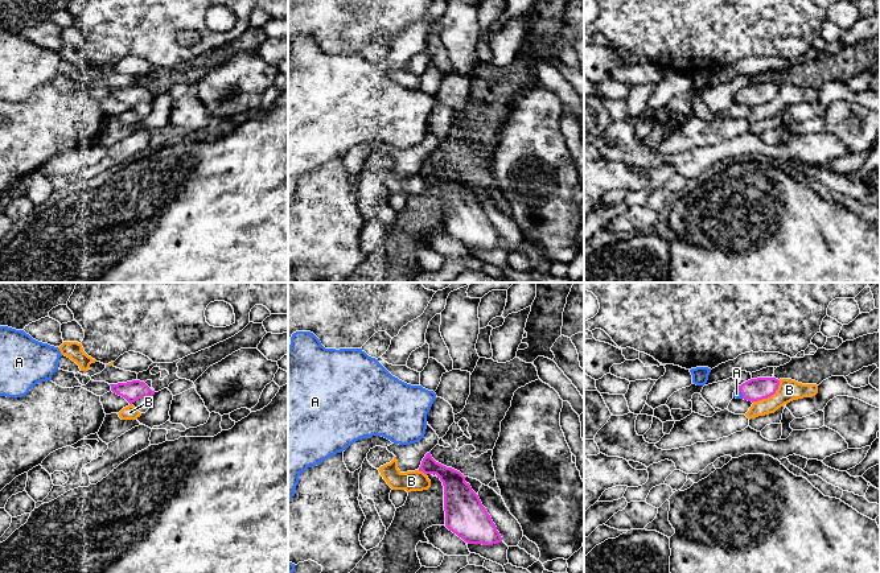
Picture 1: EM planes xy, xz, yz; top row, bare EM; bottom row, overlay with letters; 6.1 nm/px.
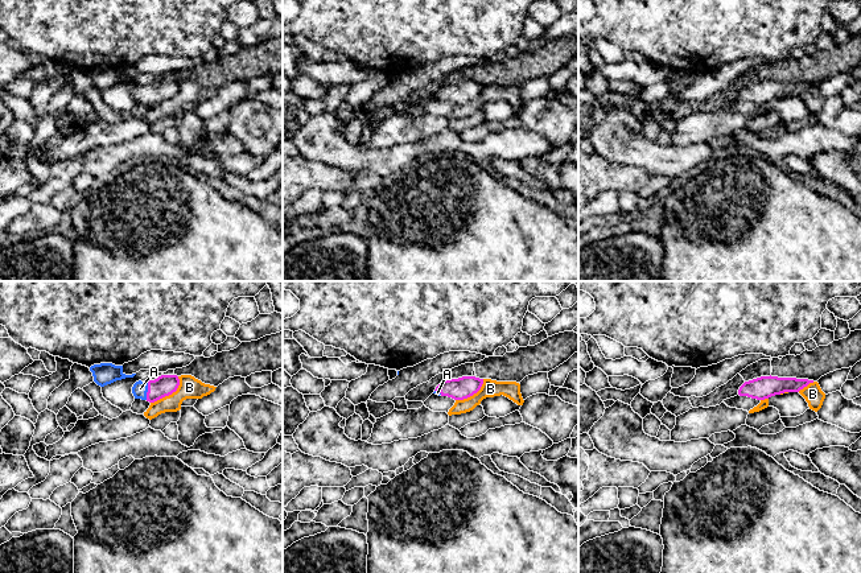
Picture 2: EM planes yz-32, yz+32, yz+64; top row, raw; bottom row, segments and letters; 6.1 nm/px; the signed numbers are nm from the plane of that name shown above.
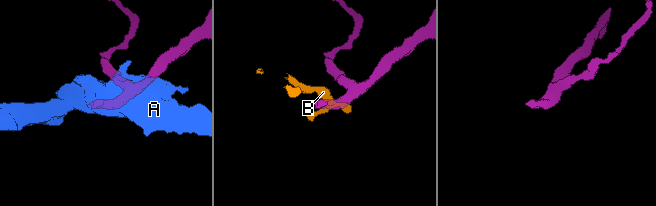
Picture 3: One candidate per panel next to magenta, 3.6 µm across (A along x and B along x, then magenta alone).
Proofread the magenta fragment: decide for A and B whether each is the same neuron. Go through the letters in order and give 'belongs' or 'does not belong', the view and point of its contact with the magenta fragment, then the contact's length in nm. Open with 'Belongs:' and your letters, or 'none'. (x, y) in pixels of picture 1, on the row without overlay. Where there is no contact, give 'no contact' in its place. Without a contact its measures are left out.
Belongs: A
A: belongs; meets magenta in yz at (741, 97); contact 80 nm long
B: does not belong; meets magenta in yz at (769, 101); contact 220 nm long

